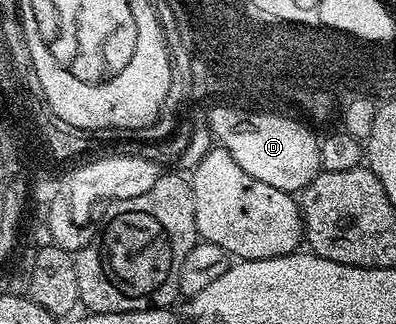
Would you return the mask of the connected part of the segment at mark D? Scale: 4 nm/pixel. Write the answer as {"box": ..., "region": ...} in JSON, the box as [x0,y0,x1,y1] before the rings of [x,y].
{"box":[207,104,322,194],"region":[[[218,104],[210,109],[207,122],[216,144],[226,149],[231,159],[251,175],[251,179],[259,179],[259,183],[271,183],[271,187],[296,194],[306,189],[322,172],[318,134],[306,132],[301,125],[278,117],[250,116],[243,112],[232,114]]]}

